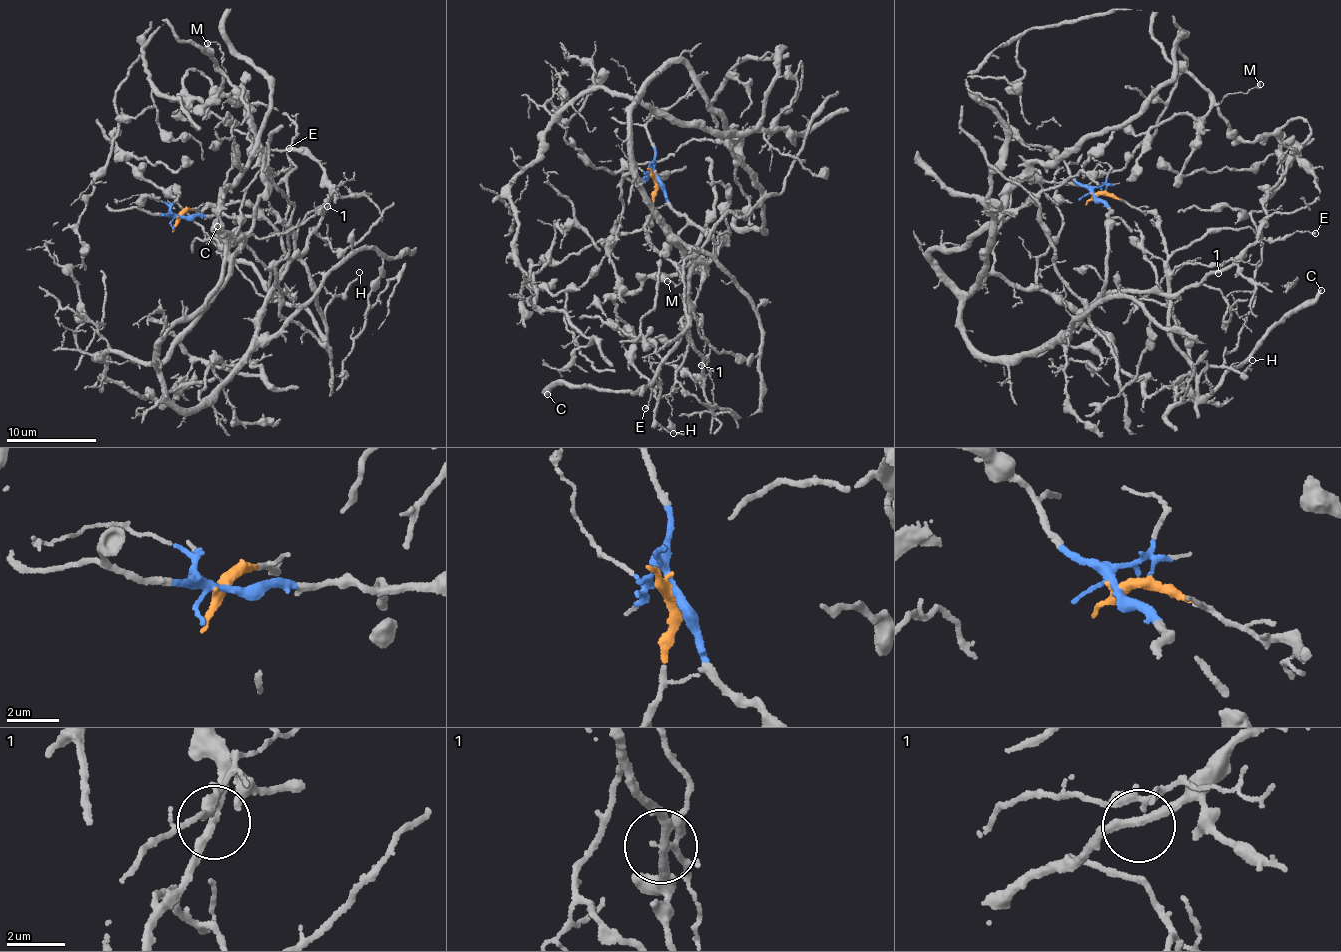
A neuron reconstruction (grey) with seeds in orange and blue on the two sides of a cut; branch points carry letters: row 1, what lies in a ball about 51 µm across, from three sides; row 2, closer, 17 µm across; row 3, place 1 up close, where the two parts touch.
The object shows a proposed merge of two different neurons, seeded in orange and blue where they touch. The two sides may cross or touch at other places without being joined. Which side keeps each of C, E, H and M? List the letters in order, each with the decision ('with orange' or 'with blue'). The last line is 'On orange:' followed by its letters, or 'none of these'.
C: with orange
E: with orange
H: with orange
M: with blue
On orange: C, E, H

